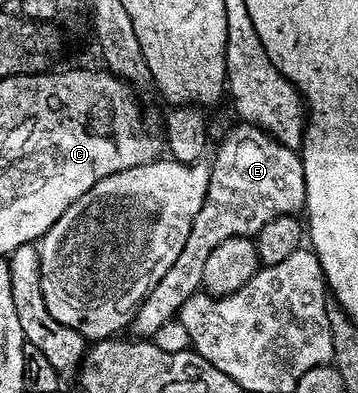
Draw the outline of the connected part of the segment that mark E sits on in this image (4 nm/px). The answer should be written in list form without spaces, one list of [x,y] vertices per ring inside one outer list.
[[[247,124],[239,125],[221,140],[216,155],[210,158],[208,191],[202,200],[202,208],[198,208],[198,216],[194,216],[194,224],[190,224],[190,236],[186,236],[186,244],[182,244],[182,252],[178,252],[174,264],[170,264],[166,276],[162,276],[162,280],[156,282],[144,301],[136,307],[136,313],[132,315],[130,323],[130,330],[136,333],[133,335],[155,336],[158,328],[162,328],[162,324],[173,321],[180,305],[201,289],[202,267],[206,264],[206,256],[210,256],[210,252],[214,252],[214,248],[218,248],[222,240],[252,238],[262,228],[266,228],[270,220],[281,218],[283,214],[296,216],[304,210],[306,180],[299,153],[286,148],[286,144],[282,144],[265,130]]]

